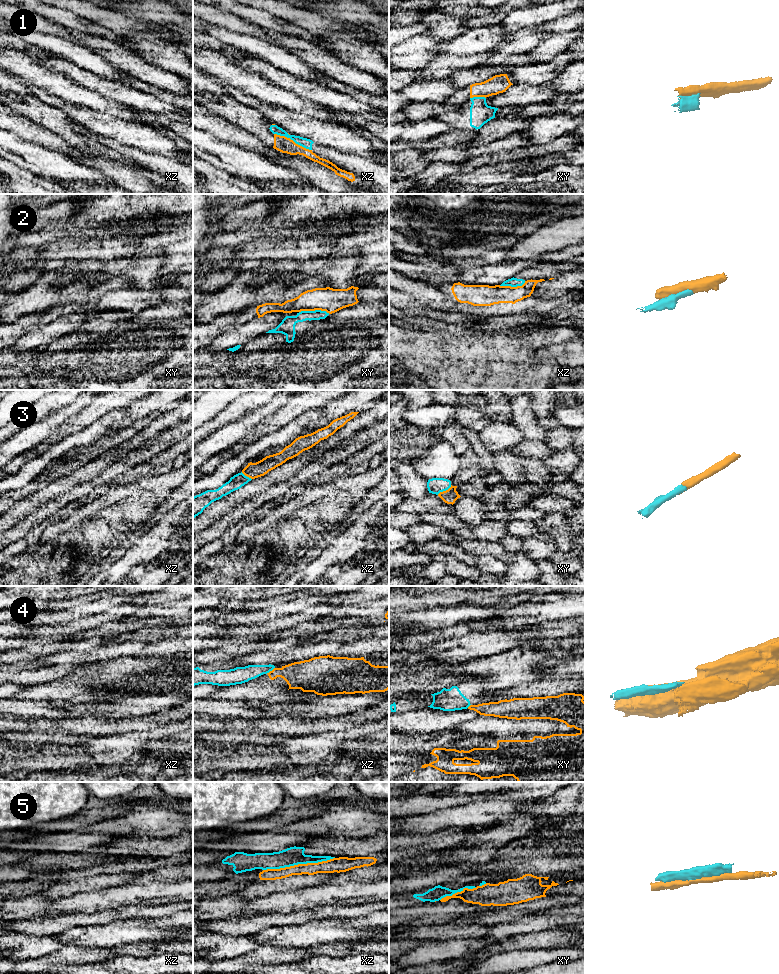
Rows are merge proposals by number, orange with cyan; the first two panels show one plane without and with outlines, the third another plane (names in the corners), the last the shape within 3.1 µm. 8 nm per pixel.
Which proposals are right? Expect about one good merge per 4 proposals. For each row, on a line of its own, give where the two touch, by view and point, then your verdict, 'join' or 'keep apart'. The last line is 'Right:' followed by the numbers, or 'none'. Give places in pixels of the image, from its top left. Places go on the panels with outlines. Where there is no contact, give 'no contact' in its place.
1: meets orange in xz at (292, 140); keep apart
2: meets orange in xy at (314, 310); keep apart
3: meets orange in xy at (444, 491); join
4: meets orange in xz at (270, 671); keep apart
5: meets orange in xz at (298, 864); keep apart
Right: 3

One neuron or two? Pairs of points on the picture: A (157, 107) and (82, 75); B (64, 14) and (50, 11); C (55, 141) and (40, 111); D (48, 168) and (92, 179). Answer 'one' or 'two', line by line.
A: one
B: one
C: two
D: one

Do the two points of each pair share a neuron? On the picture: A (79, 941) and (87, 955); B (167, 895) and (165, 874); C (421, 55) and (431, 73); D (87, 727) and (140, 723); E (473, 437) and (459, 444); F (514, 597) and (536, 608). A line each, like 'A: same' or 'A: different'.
A: different
B: different
C: different
D: same
E: different
F: different

